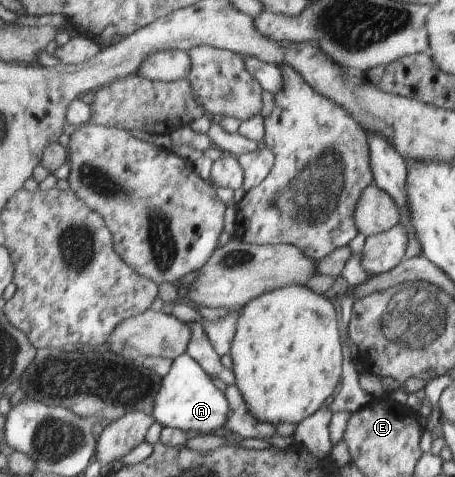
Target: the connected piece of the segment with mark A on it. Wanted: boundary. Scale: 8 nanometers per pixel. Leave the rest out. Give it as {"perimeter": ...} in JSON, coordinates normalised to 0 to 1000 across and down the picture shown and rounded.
{"perimeter":[[[407,740],[382,753],[382,767],[358,790],[347,830],[338,839],[334,872],[360,895],[400,899],[418,908],[470,910],[484,897],[499,897],[501,834],[497,822],[475,813],[462,784],[418,744]]]}

